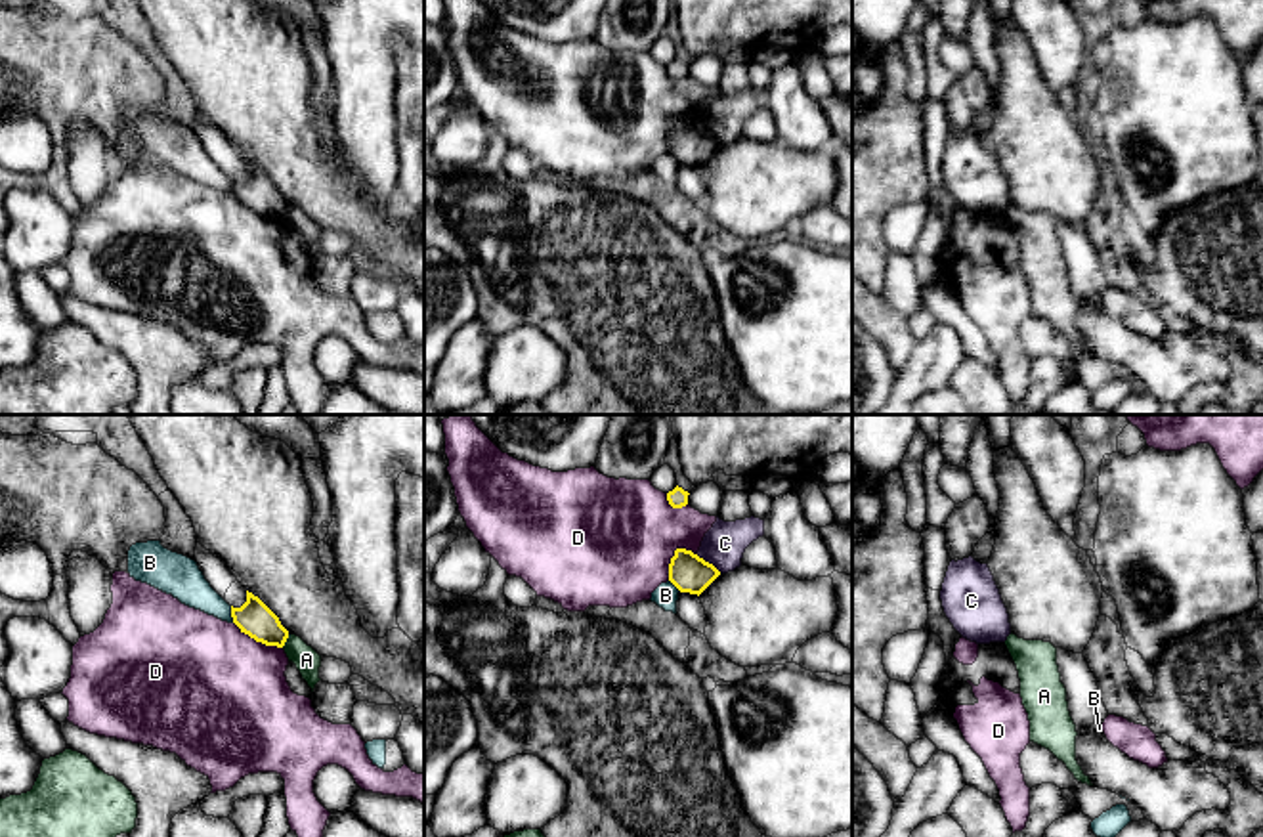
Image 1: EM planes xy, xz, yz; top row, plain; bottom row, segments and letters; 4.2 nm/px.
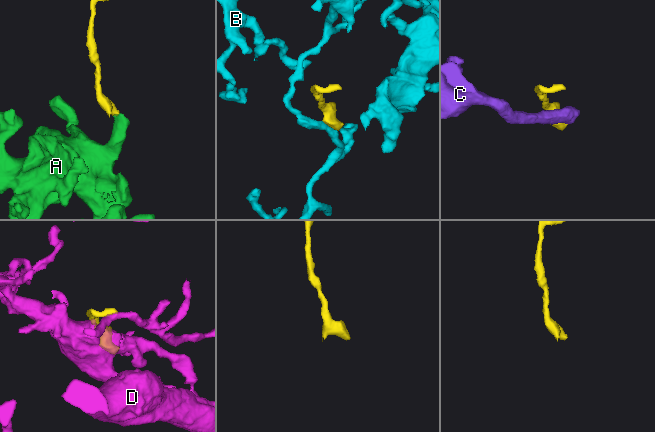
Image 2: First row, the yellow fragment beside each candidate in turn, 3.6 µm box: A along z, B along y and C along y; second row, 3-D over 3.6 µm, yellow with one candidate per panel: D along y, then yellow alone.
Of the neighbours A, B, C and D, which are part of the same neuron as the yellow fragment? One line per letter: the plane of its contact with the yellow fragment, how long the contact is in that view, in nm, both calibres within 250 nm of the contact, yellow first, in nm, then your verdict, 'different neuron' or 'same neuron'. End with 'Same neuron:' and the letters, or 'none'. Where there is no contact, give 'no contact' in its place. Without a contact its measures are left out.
A: xy | 70 nm | 150/110 nm | different neuron
B: xy | 70 nm | 150/160 nm | different neuron
C: xz | 130 nm | 160/180 nm | different neuron
D: xz | 170 nm | 160/480 nm | different neuron
Same neuron: none

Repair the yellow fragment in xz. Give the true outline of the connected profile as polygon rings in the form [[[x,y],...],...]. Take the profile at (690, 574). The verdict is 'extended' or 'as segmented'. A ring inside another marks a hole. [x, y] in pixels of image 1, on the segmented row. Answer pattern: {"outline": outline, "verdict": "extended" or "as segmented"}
{"outline": [[[676,548],[669,564],[669,581],[680,590],[701,594],[720,571],[686,548]]], "verdict": "as segmented"}

